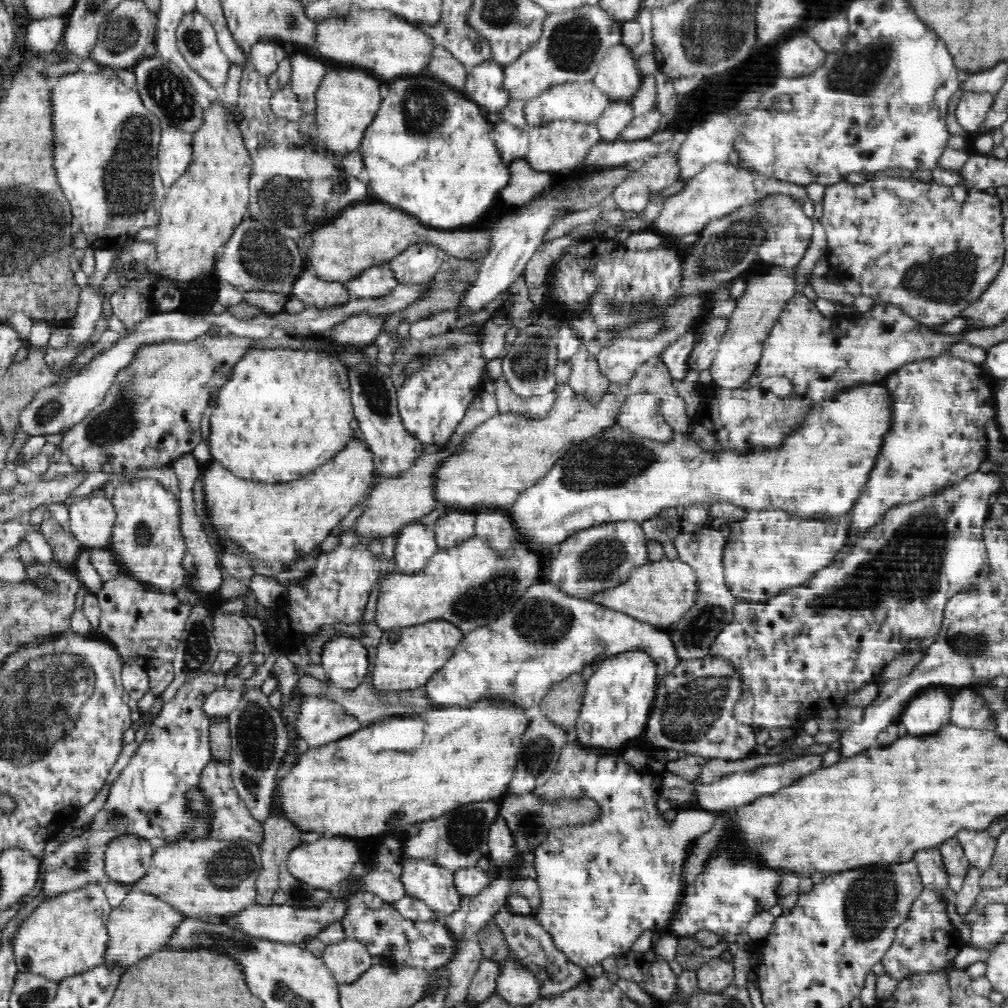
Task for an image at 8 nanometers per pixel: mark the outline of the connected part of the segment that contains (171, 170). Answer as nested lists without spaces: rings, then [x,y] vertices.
[[[169,125],[160,128],[158,151],[159,174],[162,183],[170,187],[191,162],[192,135]]]

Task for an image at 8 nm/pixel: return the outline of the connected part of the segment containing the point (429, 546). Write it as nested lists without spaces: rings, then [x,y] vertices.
[[[421,521],[404,524],[394,534],[394,544],[396,566],[393,572],[405,575],[424,568],[438,547],[433,527]]]

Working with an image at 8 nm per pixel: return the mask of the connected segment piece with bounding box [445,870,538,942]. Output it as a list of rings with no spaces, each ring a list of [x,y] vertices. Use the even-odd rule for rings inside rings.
[[[503,870],[501,875],[490,881],[490,884],[477,894],[476,896],[461,897],[459,909],[451,915],[445,916],[446,923],[450,925],[450,929],[461,936],[463,940],[474,941],[477,932],[486,927],[491,917],[500,906],[508,905],[509,898],[513,895],[526,897],[528,904],[534,909],[538,906],[538,885],[535,877],[531,875],[520,876],[513,871]]]

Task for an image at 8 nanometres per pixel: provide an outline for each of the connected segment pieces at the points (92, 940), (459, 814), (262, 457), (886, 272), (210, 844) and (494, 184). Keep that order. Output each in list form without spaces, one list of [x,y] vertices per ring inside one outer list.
[[[101,883],[86,885],[84,889],[64,893],[35,906],[15,938],[19,972],[33,972],[61,981],[100,966],[107,960],[108,922],[113,908]]]
[[[500,801],[462,804],[444,813],[440,818],[424,821],[413,837],[403,843],[403,855],[412,858],[430,859],[452,871],[475,866],[479,858],[488,857],[488,837],[491,826],[500,815]]]
[[[279,346],[270,347],[269,349],[254,349],[251,350],[236,366],[232,369],[230,380],[222,385],[218,391],[215,407],[211,410],[210,415],[210,451],[213,456],[213,461],[220,461],[228,470],[231,470],[236,476],[244,476],[250,480],[260,480],[260,482],[286,483],[295,481],[315,471],[316,468],[326,464],[330,458],[336,456],[338,452],[344,450],[348,441],[353,438],[352,426],[350,422],[355,417],[352,400],[352,387],[350,386],[349,368],[339,359],[337,355],[330,354],[325,350],[308,350],[302,351],[298,347]]]
[[[914,175],[910,178],[900,176],[879,176],[863,184],[852,184],[839,181],[826,189],[824,196],[824,213],[821,224],[828,236],[827,256],[830,259],[830,268],[840,277],[849,277],[858,281],[864,296],[871,297],[876,304],[890,304],[900,308],[906,315],[923,325],[946,324],[968,307],[994,280],[1003,260],[1003,220],[1001,200],[997,195],[990,196],[972,186],[946,187],[930,181],[926,176]]]
[[[206,836],[192,838],[180,838],[174,843],[166,844],[163,847],[159,847],[155,850],[155,855],[153,856],[153,863],[150,874],[146,875],[144,879],[138,881],[136,885],[132,885],[129,888],[137,887],[145,890],[146,892],[153,892],[167,900],[170,904],[173,904],[176,908],[179,908],[182,912],[189,914],[190,917],[200,917],[203,915],[212,916],[224,916],[226,912],[232,912],[232,910],[240,910],[246,908],[248,904],[252,904],[257,900],[257,880],[262,870],[263,862],[261,855],[261,843],[252,842],[251,840],[236,839],[236,840],[220,840],[208,838]]]
[[[430,72],[399,76],[387,83],[388,94],[381,100],[376,120],[365,130],[360,144],[370,176],[369,193],[412,217],[416,216],[420,223],[432,226],[432,229],[450,231],[450,228],[472,224],[488,210],[500,190],[508,185],[511,176],[496,146],[486,138],[493,127],[484,110]]]

